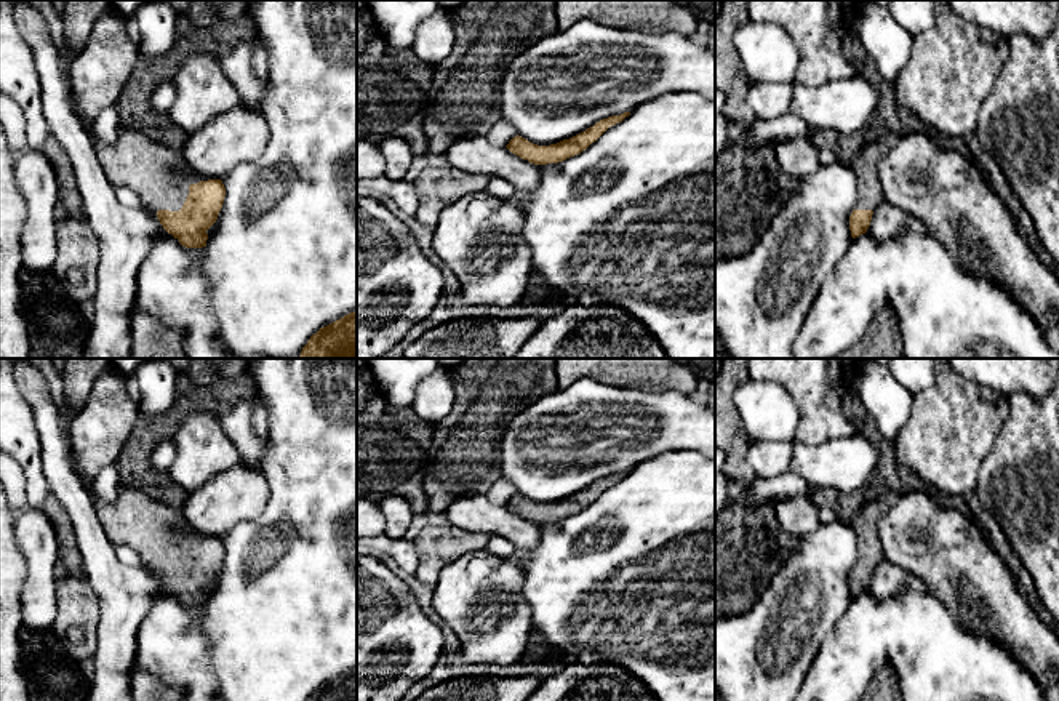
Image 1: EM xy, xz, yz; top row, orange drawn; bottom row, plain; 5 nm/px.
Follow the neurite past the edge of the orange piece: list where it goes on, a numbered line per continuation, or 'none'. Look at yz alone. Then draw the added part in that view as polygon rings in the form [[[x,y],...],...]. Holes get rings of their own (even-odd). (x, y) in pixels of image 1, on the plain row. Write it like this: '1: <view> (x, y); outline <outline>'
1: yz (864, 520); outline [[[870,499],[853,512],[849,525],[857,536],[857,560],[854,568],[873,570],[885,559],[877,530],[885,511],[885,499]]]

